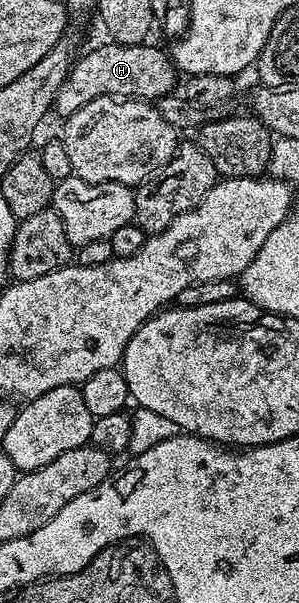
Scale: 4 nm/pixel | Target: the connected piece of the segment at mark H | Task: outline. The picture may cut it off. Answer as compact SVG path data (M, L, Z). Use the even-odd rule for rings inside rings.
M108 41L108 46L95 46L88 54L80 53L75 58L71 71L56 94L54 113L66 120L77 108L85 108L89 100L98 98L138 98L158 100L168 97L175 86L177 71L174 61L166 49L158 50L150 44L126 46Z

